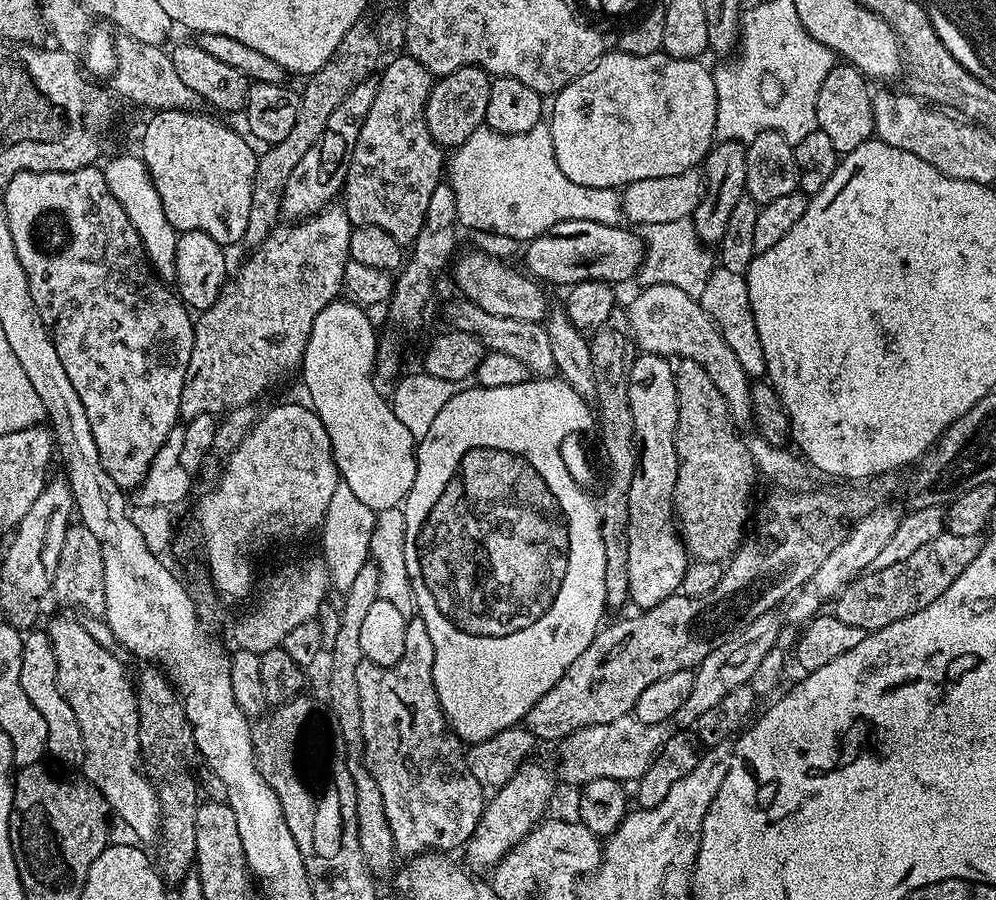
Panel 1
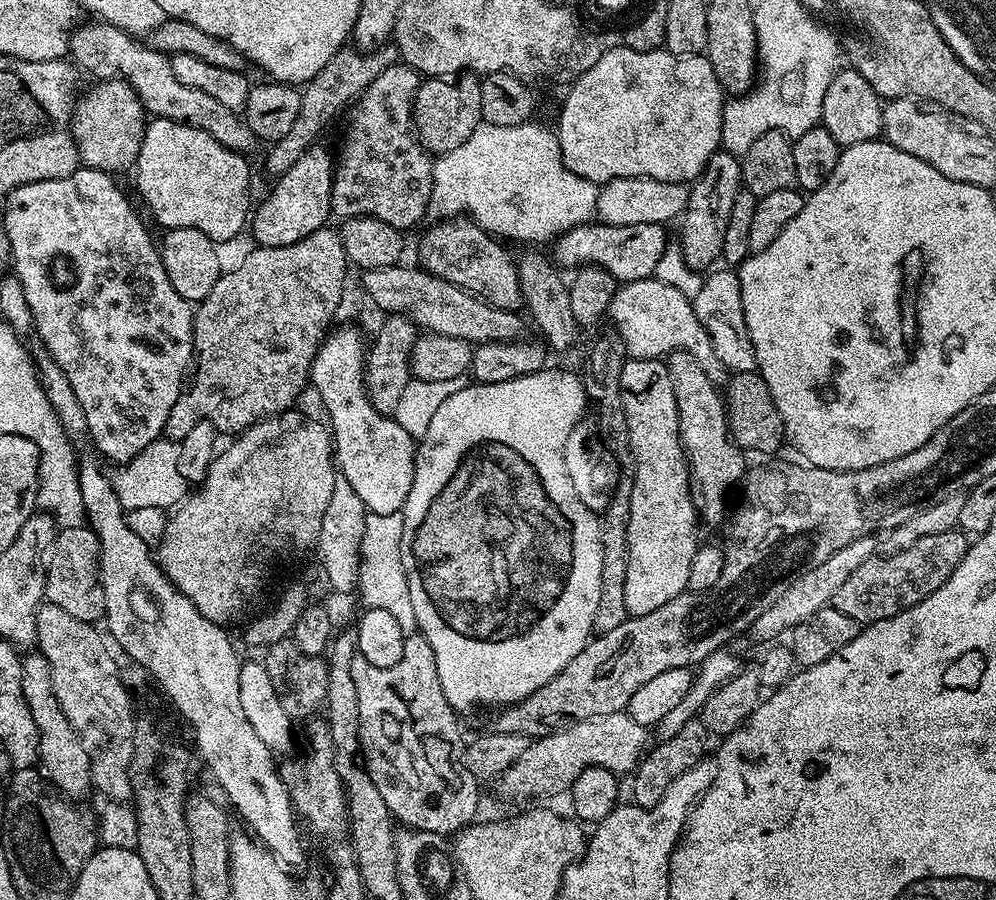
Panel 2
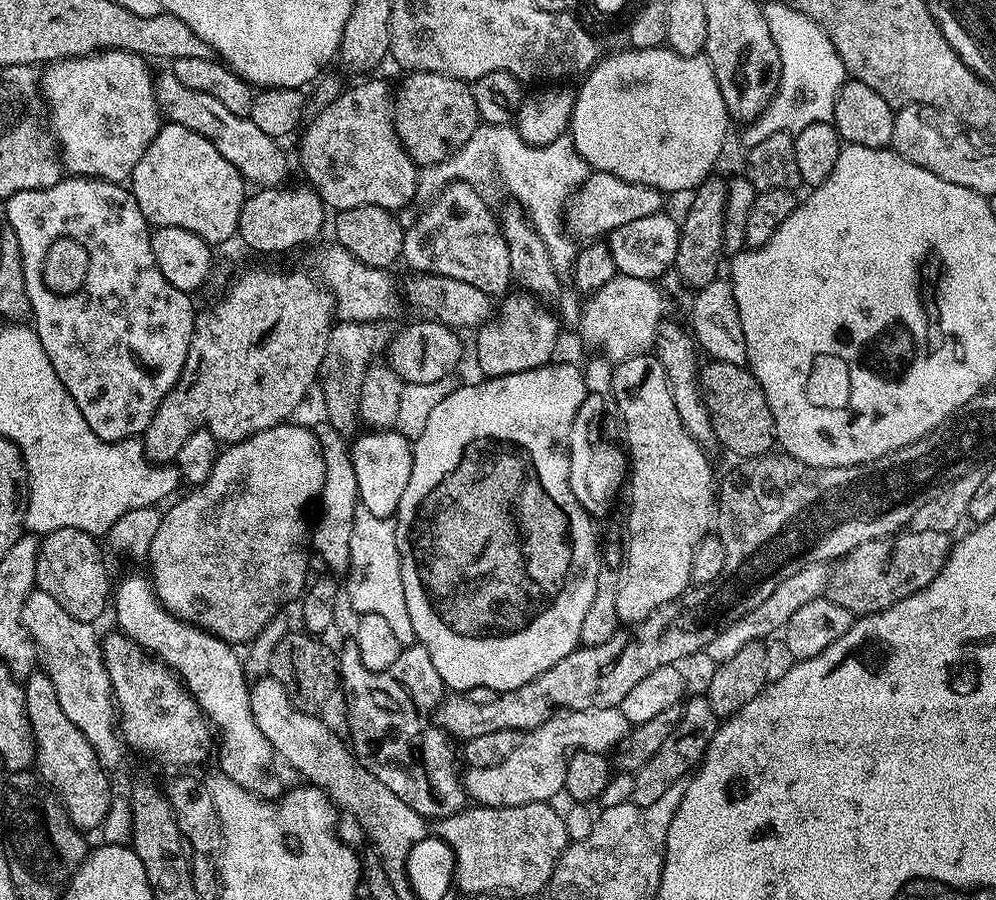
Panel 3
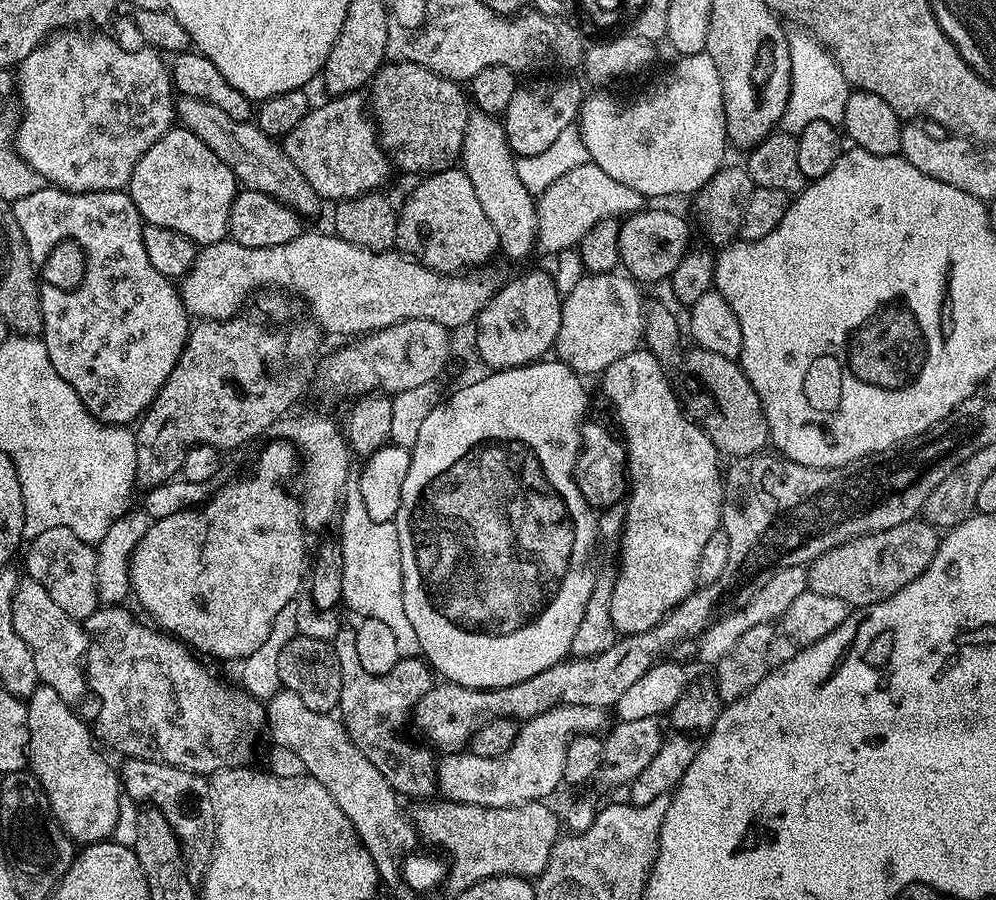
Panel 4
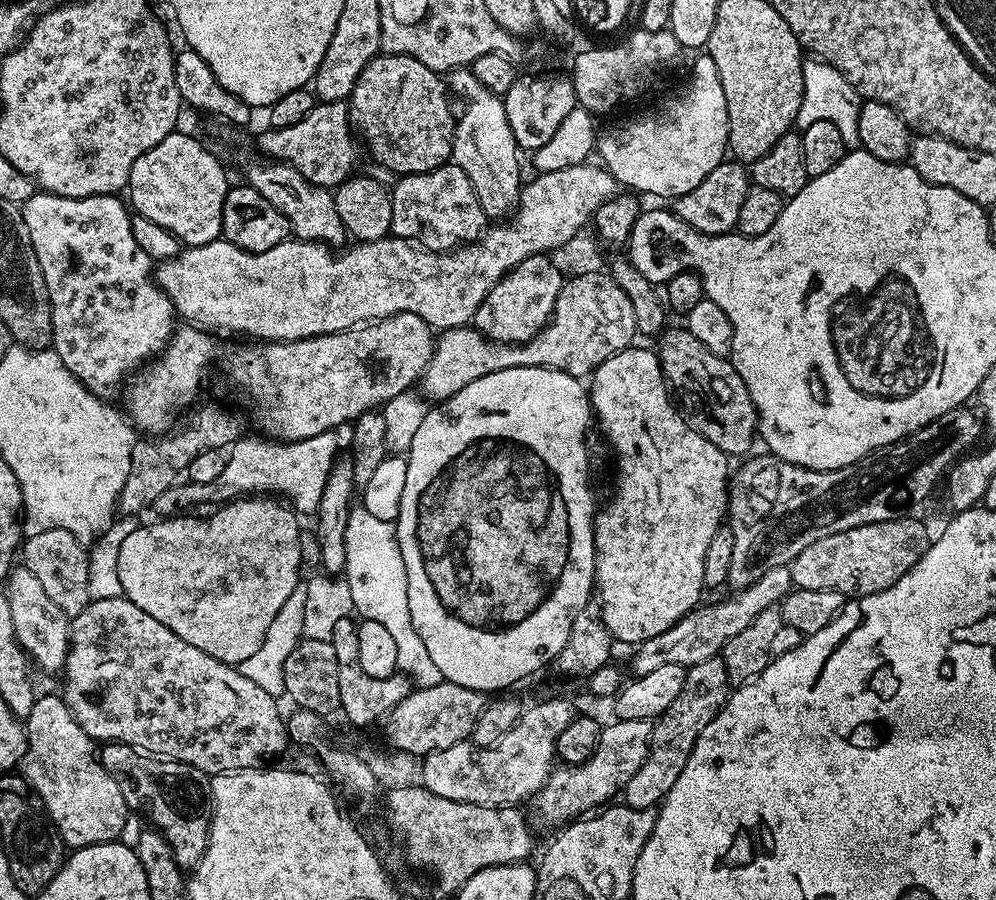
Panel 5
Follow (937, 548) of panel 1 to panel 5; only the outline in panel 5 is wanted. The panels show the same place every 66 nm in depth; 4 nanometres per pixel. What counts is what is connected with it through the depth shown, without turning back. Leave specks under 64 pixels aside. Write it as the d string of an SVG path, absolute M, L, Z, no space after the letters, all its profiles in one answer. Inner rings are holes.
M901 514L894 520L886 522L870 522L866 526L854 526L854 530L842 530L838 534L830 534L826 538L818 538L798 558L794 558L790 565L792 570L792 583L802 590L834 590L845 598L869 596L886 590L902 574L906 574L922 558L928 548L930 535L924 529L920 520L915 520L912 514Z

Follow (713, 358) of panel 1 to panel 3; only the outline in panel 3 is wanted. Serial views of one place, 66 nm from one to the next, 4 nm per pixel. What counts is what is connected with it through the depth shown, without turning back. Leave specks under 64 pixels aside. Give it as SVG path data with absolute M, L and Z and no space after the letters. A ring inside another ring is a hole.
M617 274L606 282L606 286L591 293L580 312L580 336L592 348L597 348L597 353L603 354L613 362L628 360L632 356L643 356L653 351L656 343L656 332L666 320L664 315L664 296L660 293L659 283L643 280L642 278L630 278Z

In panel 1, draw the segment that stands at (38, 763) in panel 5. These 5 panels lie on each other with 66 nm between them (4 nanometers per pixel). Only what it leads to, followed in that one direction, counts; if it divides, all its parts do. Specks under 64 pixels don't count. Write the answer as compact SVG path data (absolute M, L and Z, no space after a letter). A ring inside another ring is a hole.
M28 630L23 633L24 653L22 654L22 690L30 703L38 708L49 731L47 755L61 760L64 764L79 765L82 760L84 743L82 730L78 726L78 718L74 718L74 710L70 710L70 702L62 694L58 686L58 662L54 662L52 643L48 641L47 631Z

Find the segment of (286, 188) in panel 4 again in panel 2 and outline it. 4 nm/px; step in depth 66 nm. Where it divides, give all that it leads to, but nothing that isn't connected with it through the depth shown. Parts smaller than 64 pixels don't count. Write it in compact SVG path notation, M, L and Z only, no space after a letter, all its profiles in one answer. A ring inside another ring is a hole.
M94 22L96 24L79 25L72 31L72 37L69 40L69 53L73 65L81 71L86 70L92 74L93 79L101 80L114 78L120 75L124 77L131 87L138 94L140 101L143 102L145 111L157 119L182 122L183 124L194 126L206 130L211 137L218 139L228 149L246 152L252 144L255 145L256 139L248 125L237 114L226 109L222 102L215 101L210 94L203 93L192 86L185 86L179 82L174 75L171 59L160 51L154 50L147 43L140 43L131 33L122 31L121 28L114 27L113 24L103 22Z

